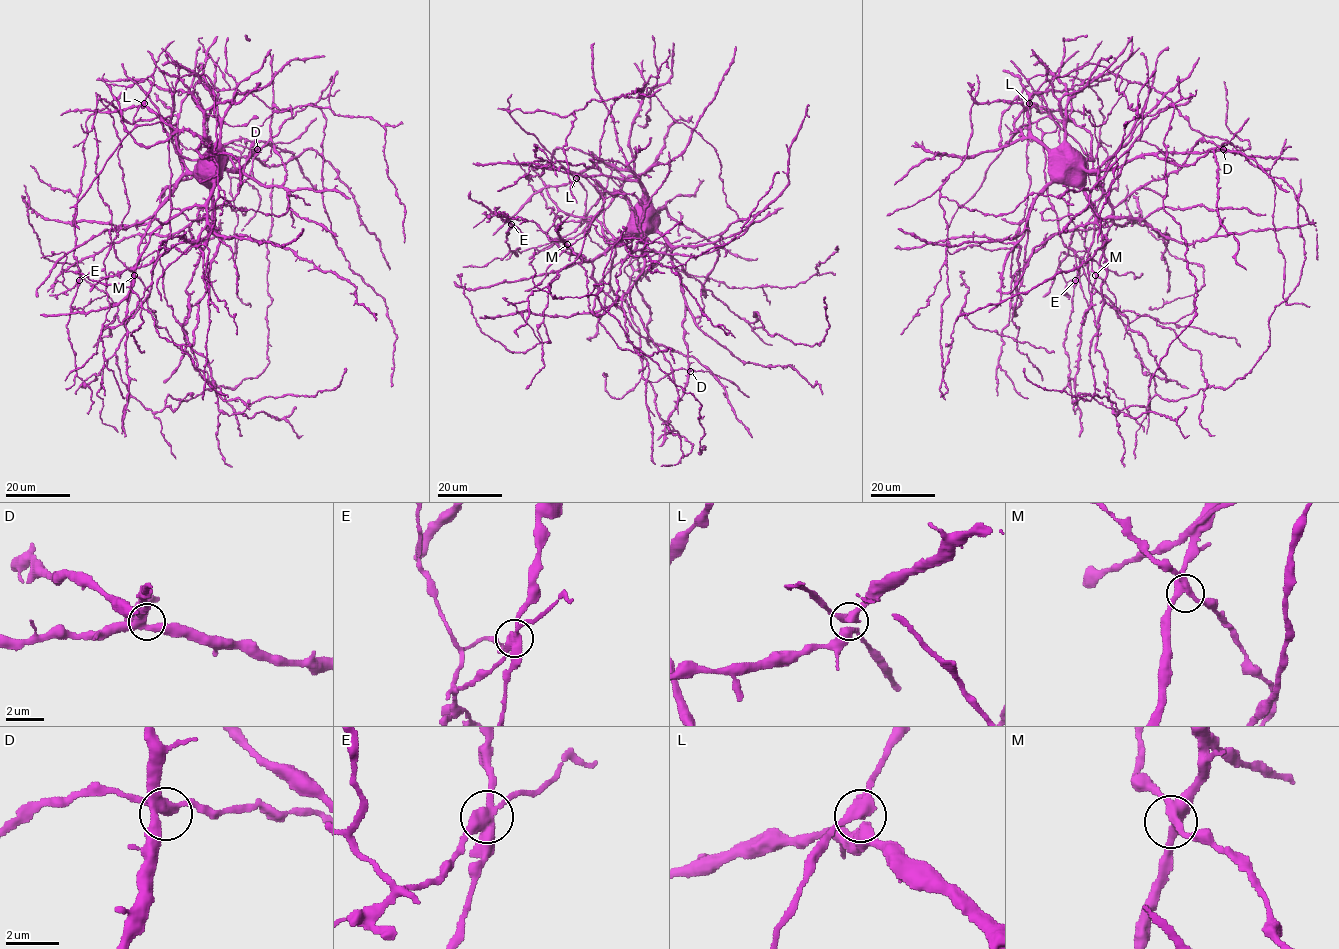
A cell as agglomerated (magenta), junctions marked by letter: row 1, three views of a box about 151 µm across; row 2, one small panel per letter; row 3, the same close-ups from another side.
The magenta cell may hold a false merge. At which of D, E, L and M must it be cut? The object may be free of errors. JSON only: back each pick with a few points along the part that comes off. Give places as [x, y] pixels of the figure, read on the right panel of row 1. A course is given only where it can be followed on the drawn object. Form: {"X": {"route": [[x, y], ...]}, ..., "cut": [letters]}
{"E": {"route": [[1075, 280], [1065, 288], [1059, 258], [1062, 252], [1079, 258]]}, "cut": ["E"]}

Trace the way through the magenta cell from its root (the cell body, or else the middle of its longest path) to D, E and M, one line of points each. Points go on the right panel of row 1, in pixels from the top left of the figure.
D: (1059, 164), (1060, 170), (1115, 169), (1145, 155), (1223, 149)
E: (1059, 164), (1014, 121), (1043, 83), (1075, 76), (1101, 100), (1099, 140), (1107, 155), (1075, 280)
M: (1059, 164), (1065, 169), (1092, 173), (1112, 209), (1112, 225), (1095, 275)

